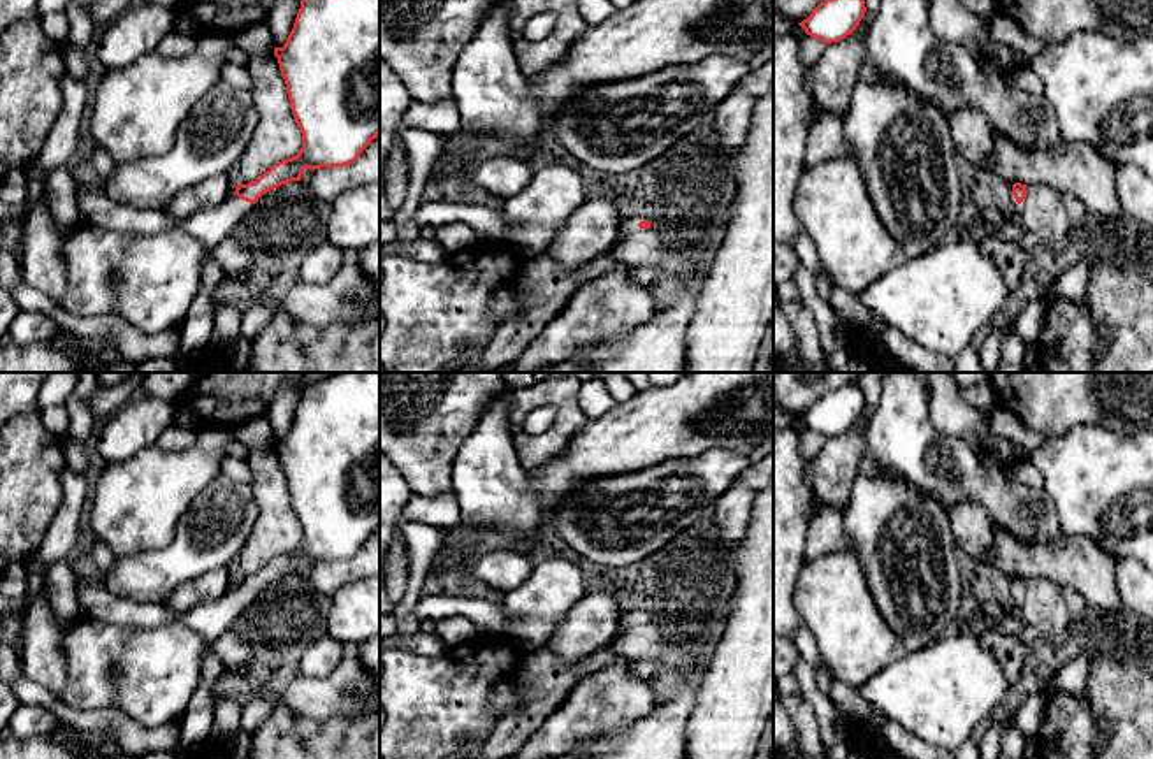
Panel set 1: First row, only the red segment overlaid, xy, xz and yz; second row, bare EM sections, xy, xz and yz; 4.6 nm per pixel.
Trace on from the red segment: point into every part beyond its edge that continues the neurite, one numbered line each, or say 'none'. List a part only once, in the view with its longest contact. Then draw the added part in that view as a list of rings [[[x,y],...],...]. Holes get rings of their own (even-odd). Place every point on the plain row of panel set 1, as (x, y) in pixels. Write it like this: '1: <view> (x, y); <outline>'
1: xy (210, 621); [[[100,580],[79,582],[77,601],[83,615],[121,627],[158,627],[163,620],[183,624],[199,632],[207,643],[200,664],[200,683],[179,719],[176,759],[195,759],[206,747],[214,722],[214,689],[225,666],[214,654],[213,643],[220,634],[232,629],[241,615],[246,597],[236,587],[214,601],[193,606],[190,611],[169,611],[162,603],[137,603],[121,599],[105,590]]]

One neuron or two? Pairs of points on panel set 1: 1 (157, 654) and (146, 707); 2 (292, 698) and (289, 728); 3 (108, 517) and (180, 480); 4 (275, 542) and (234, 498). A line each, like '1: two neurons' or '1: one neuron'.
1: one neuron
2: two neurons
3: one neuron
4: two neurons

